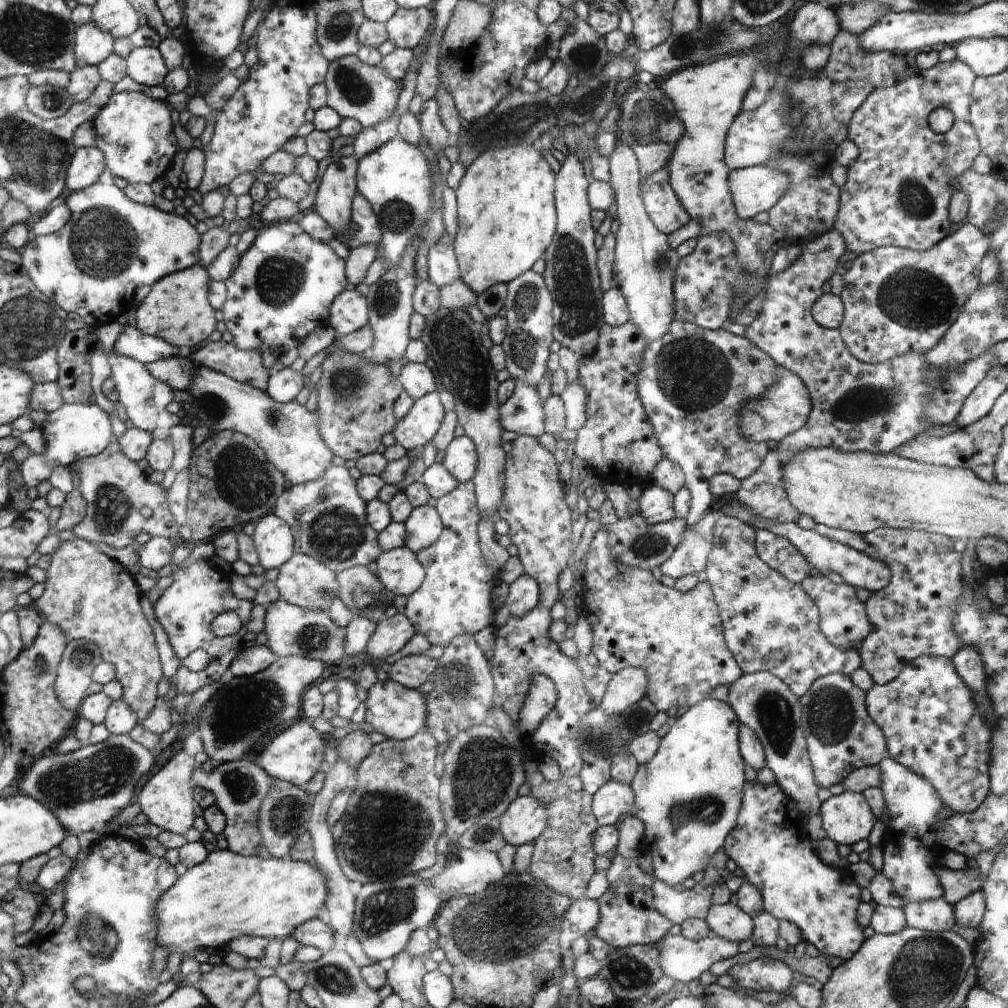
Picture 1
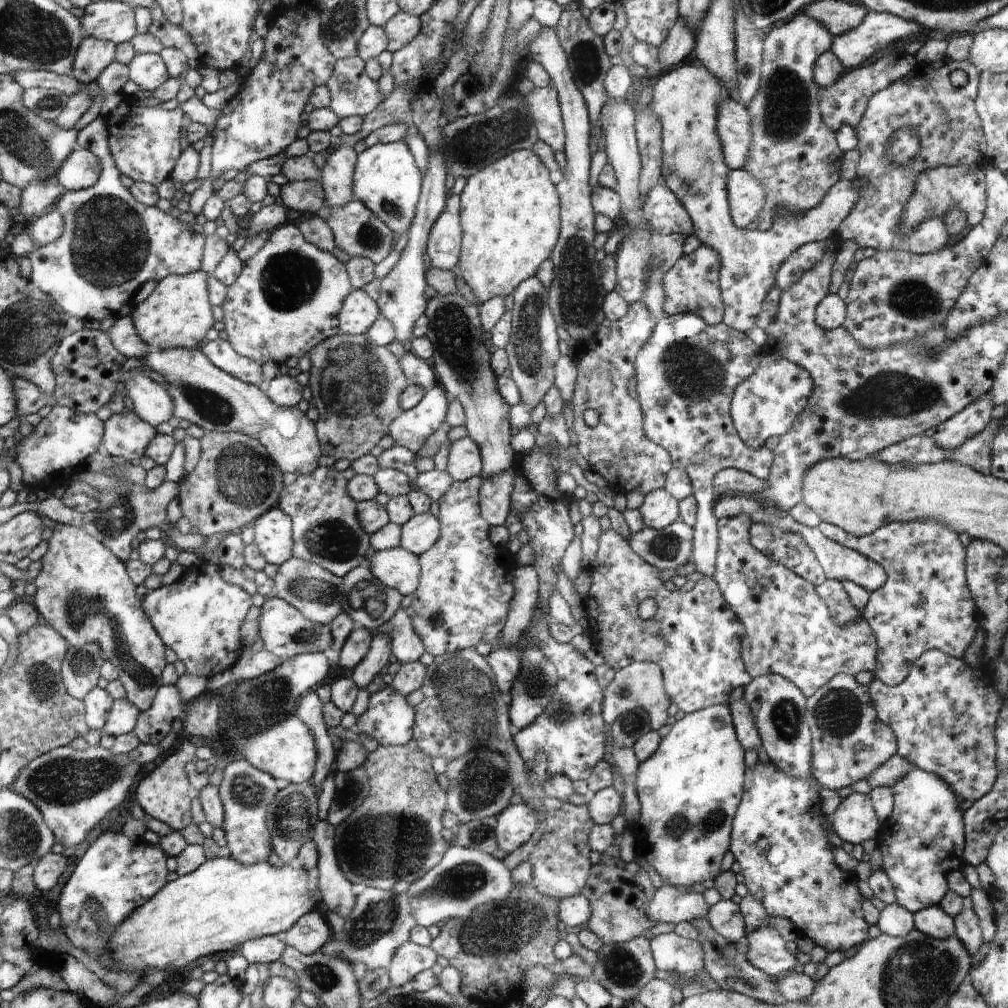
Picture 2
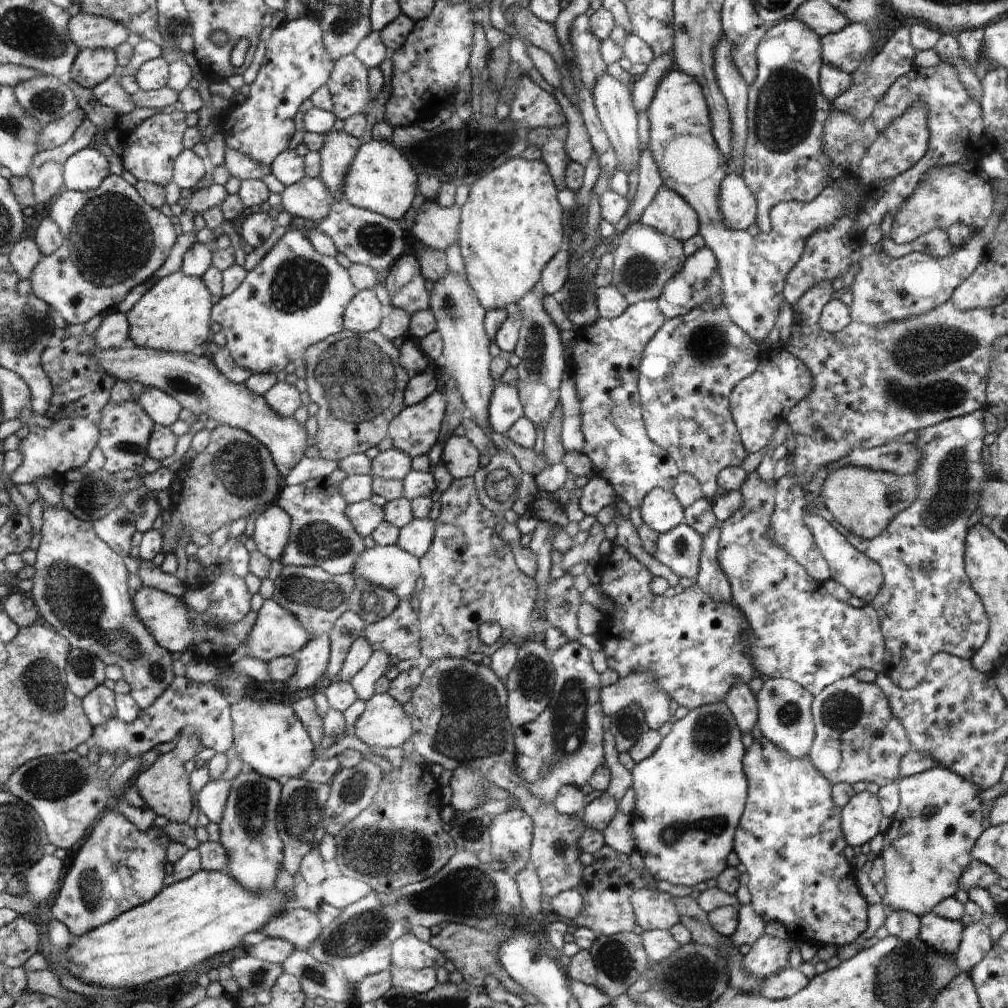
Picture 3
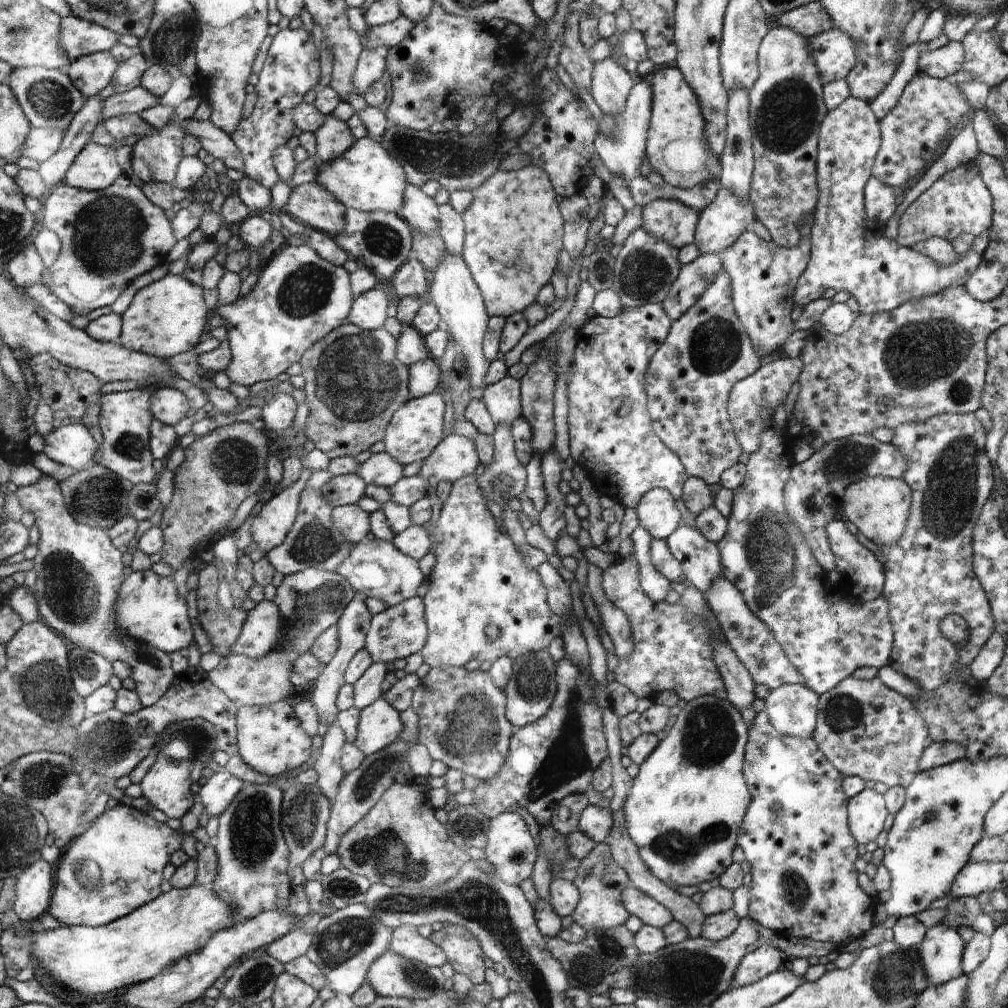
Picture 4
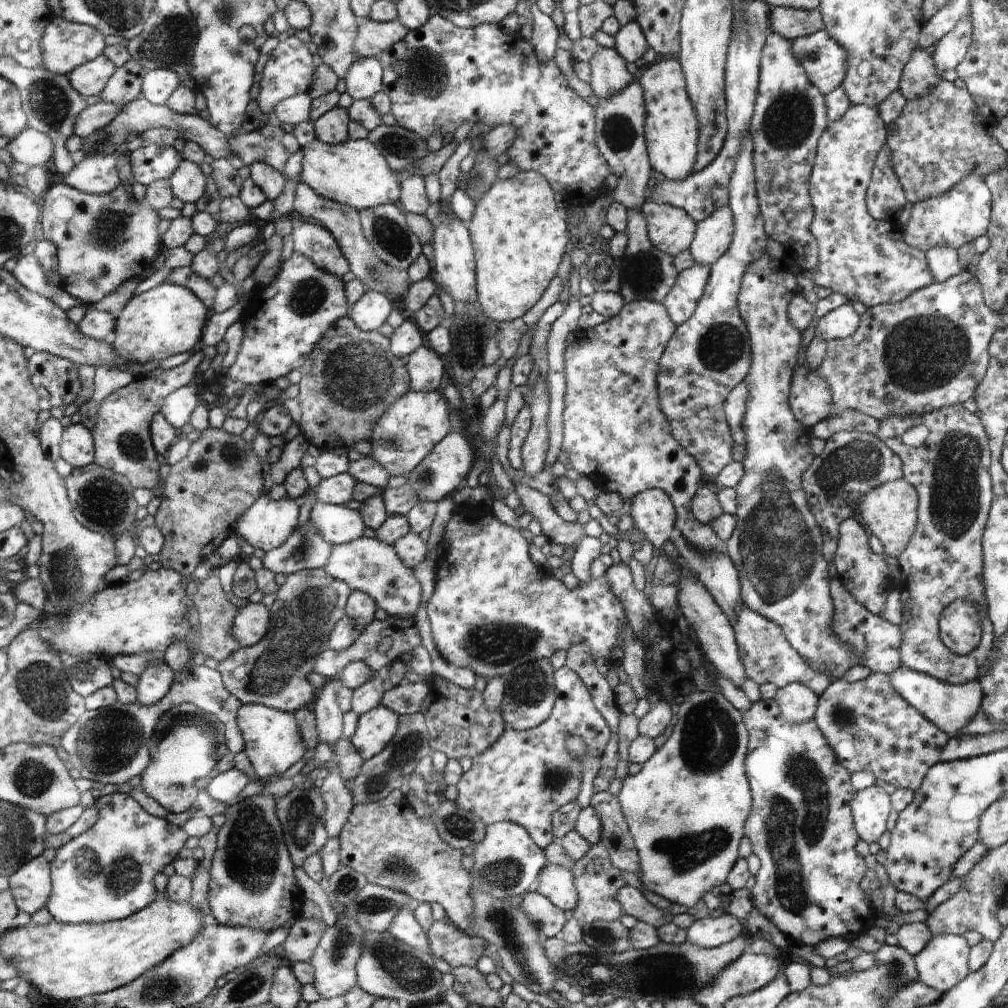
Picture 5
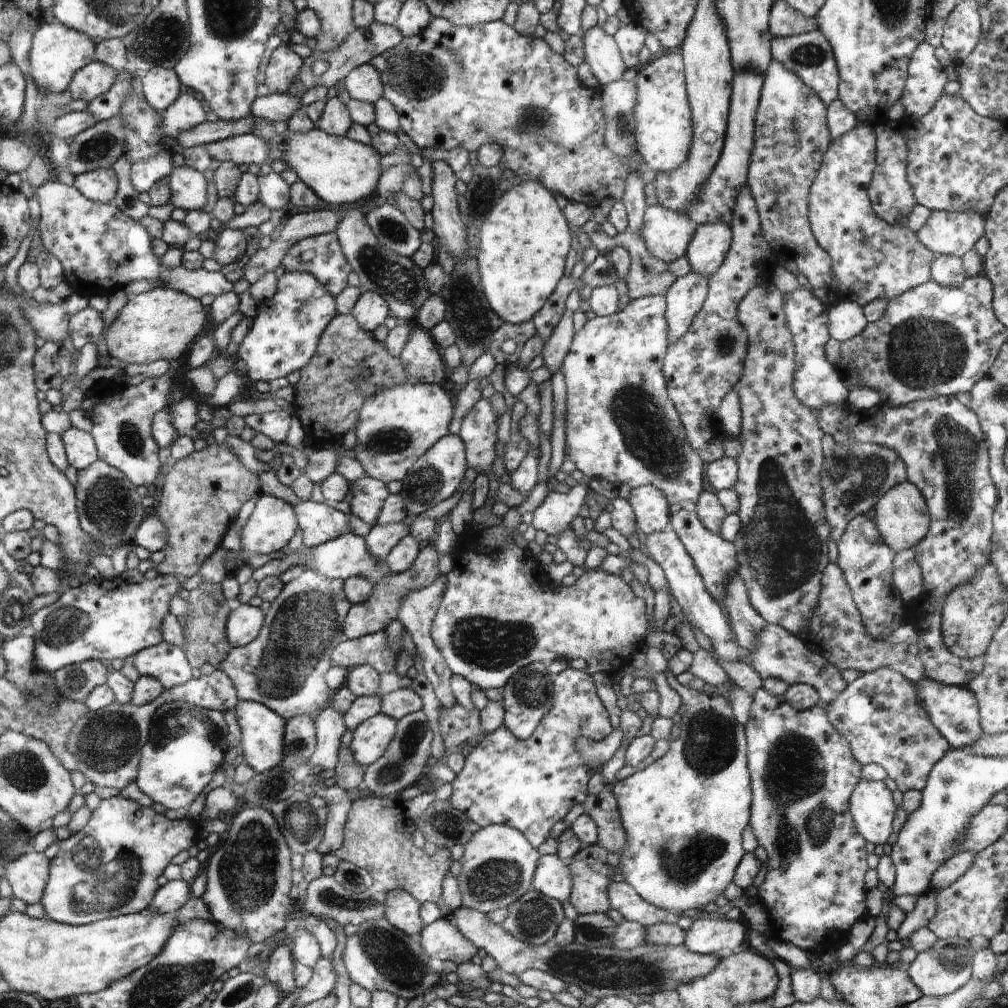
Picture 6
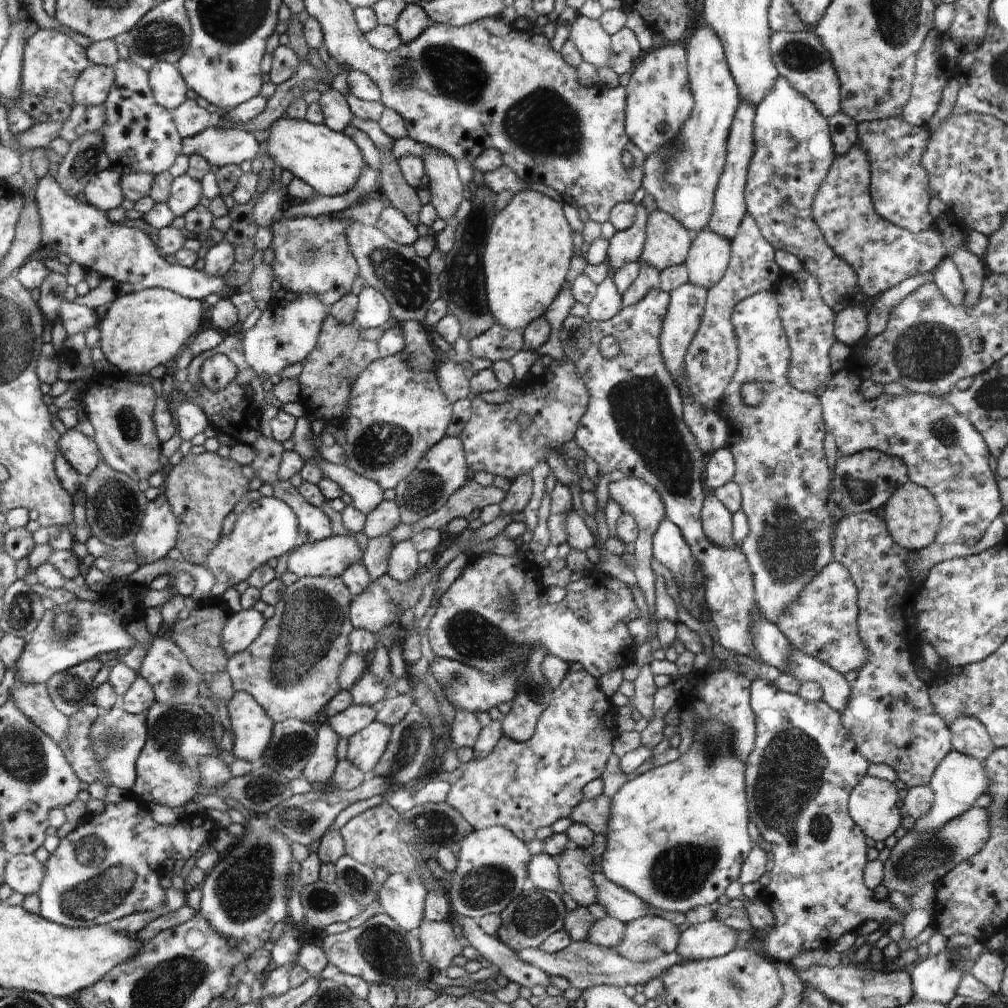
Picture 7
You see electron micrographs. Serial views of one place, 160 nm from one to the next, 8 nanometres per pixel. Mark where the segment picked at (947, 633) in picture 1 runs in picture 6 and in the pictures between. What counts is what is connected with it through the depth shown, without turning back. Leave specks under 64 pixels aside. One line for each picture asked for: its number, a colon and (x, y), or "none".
2: (925, 604)
3: (927, 605)
4: (930, 574)
5: (942, 564)
6: (945, 452)

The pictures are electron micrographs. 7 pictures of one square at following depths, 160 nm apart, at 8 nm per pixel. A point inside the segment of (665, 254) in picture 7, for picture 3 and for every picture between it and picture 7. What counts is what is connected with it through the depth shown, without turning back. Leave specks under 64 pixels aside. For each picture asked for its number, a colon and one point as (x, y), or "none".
3: (669, 213)
4: (668, 220)
5: (670, 229)
6: (667, 232)

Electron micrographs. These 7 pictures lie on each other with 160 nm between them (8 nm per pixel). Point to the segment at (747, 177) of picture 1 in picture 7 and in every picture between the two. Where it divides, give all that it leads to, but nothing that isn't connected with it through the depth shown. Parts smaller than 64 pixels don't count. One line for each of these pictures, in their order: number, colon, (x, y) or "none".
2: (747, 197)
3: (739, 207)
4: (724, 220)
5: (715, 234)
6: (710, 247)
7: (710, 256)

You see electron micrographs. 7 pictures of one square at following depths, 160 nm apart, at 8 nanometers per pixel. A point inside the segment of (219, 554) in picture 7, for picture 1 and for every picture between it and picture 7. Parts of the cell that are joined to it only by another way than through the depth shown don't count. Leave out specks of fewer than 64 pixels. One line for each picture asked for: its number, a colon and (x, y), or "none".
1: (274, 540)
2: (274, 533)
3: (272, 532)
4: (270, 528)
5: (268, 524)
6: (269, 529)

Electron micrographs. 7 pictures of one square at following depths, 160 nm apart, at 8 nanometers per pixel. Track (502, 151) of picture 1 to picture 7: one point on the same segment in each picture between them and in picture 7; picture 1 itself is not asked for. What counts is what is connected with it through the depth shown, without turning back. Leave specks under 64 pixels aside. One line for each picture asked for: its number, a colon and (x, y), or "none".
2: (511, 216)
3: (511, 225)
4: (513, 229)
5: (518, 236)
6: (524, 240)
7: (529, 247)

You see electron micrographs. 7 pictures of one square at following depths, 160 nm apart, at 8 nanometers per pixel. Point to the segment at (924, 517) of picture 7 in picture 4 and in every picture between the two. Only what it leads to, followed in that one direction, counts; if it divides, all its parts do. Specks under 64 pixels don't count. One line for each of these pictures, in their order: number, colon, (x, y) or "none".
4: (878, 506)
5: (890, 511)
6: (902, 516)

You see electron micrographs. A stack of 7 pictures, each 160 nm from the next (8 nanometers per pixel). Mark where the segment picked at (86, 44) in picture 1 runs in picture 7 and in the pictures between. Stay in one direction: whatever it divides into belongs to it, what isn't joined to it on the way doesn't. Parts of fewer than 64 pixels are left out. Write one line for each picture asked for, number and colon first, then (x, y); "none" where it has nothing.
2: (95, 55)
3: (93, 66)
4: (91, 74)
5: (90, 79)
6: (91, 82)
7: (93, 88)

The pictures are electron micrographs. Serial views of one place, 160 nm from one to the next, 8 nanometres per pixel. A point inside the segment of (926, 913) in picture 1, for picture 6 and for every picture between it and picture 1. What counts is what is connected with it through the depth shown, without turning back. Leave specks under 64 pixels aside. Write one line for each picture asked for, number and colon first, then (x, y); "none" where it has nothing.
2: (932, 921)
3: (944, 935)
4: (942, 950)
5: (943, 963)
6: (947, 966)

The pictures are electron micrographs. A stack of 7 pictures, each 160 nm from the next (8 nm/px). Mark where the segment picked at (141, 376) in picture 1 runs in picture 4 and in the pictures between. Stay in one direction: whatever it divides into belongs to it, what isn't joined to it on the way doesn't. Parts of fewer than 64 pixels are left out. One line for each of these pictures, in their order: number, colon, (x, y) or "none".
2: (151, 401)
3: (163, 408)
4: (169, 405)

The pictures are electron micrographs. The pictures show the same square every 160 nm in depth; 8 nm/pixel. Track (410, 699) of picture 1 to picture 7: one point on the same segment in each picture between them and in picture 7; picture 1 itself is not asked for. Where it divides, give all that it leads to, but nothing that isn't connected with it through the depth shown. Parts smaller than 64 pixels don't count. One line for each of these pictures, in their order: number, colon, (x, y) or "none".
2: (389, 719)
3: (383, 723)
4: (379, 724)
5: (375, 729)
6: (371, 739)
7: (365, 748)

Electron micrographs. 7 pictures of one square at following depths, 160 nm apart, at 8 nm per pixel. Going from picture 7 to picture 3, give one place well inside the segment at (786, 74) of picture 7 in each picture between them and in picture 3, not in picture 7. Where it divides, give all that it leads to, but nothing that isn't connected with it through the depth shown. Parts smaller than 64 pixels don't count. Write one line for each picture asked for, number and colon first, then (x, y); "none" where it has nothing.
3: (846, 50)
4: (835, 52)
5: (823, 58)
6: (811, 56)

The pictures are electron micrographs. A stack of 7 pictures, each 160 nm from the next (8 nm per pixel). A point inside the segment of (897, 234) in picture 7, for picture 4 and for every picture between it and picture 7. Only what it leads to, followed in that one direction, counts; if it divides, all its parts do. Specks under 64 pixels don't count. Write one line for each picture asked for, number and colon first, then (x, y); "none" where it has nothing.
4: (849, 252)
5: (868, 261)
6: (870, 259)

